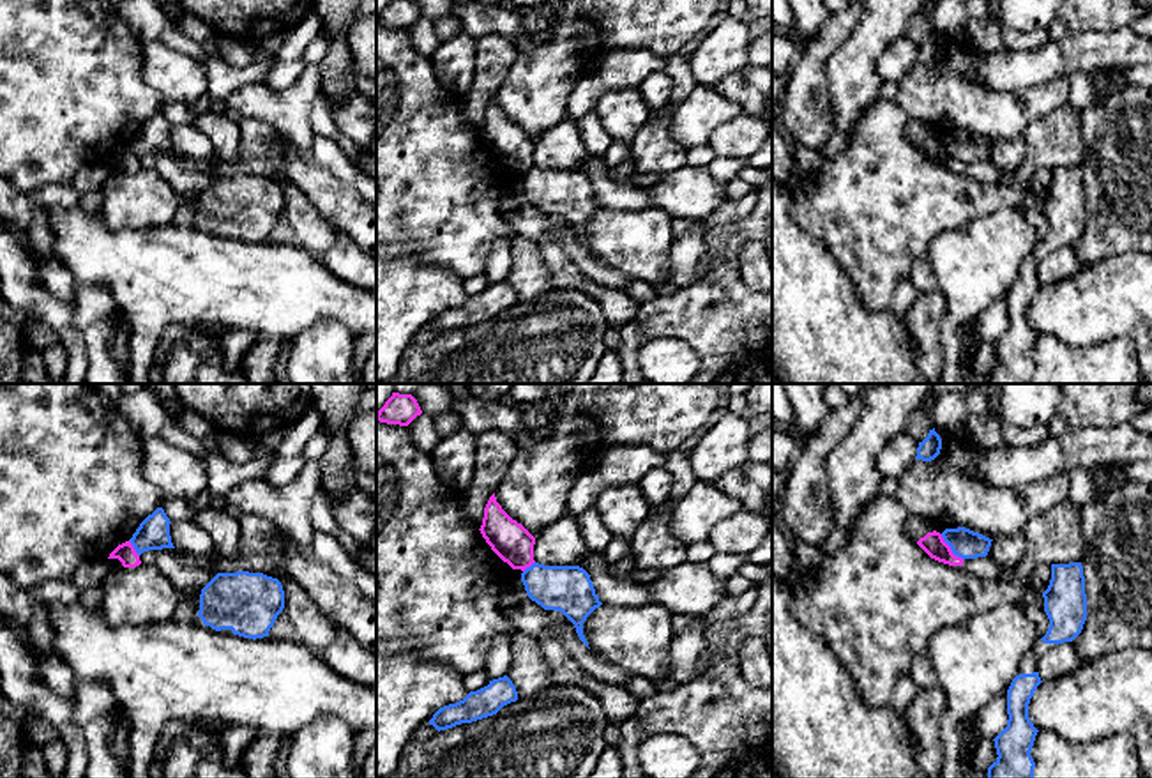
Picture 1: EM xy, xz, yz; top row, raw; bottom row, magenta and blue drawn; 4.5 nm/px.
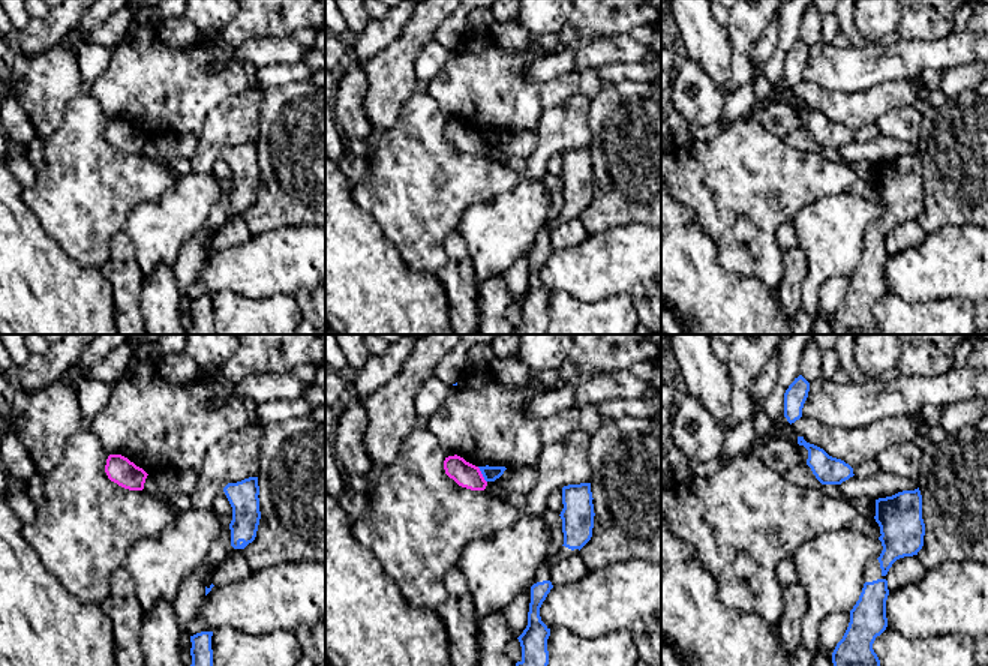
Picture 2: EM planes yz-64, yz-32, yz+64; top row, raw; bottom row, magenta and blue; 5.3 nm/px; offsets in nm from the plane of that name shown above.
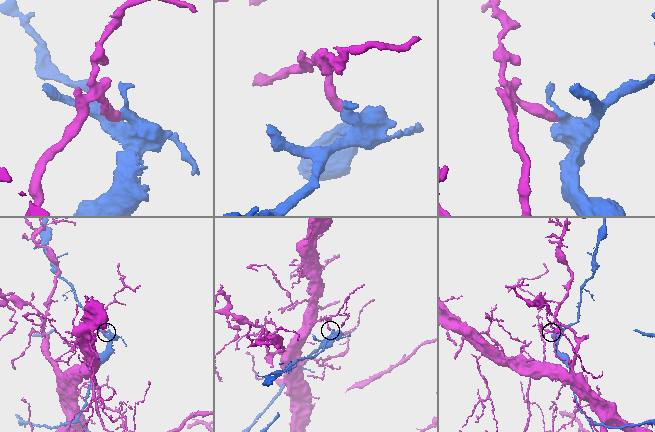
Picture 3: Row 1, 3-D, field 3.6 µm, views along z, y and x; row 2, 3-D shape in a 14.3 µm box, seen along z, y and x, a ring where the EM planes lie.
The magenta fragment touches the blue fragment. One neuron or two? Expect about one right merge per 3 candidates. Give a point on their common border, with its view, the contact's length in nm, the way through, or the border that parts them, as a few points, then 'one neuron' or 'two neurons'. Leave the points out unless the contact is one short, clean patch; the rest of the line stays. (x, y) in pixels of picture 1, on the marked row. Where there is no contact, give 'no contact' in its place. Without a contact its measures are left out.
meets magenta in yz at (949, 549); contact 160 nm long; border along yz (940, 534), (949, 549), (963, 559); two neurons

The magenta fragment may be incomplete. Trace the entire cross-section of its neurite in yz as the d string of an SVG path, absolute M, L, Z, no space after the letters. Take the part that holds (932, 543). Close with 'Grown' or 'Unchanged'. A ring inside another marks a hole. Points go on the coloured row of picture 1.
M933 530L917 541L917 545L935 561L949 566L963 566L963 559L954 555L942 534Z. Unchanged

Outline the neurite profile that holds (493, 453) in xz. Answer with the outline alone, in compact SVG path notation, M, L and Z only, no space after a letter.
M509 433L477 435L474 477L470 486L459 493L463 515L474 527L481 529L484 507L518 454L519 447Z

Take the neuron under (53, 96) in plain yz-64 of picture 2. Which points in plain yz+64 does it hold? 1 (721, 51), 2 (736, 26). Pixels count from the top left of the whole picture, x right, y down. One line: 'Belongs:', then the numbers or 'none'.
Belongs: 2

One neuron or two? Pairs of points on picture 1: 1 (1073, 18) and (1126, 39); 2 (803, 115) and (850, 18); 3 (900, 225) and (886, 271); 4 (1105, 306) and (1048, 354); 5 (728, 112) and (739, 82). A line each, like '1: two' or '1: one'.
1: two
2: one
3: one
4: two
5: two

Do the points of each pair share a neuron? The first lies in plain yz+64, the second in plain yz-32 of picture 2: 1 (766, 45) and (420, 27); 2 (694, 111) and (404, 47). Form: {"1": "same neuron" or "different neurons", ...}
{"1": "different neurons", "2": "different neurons"}

